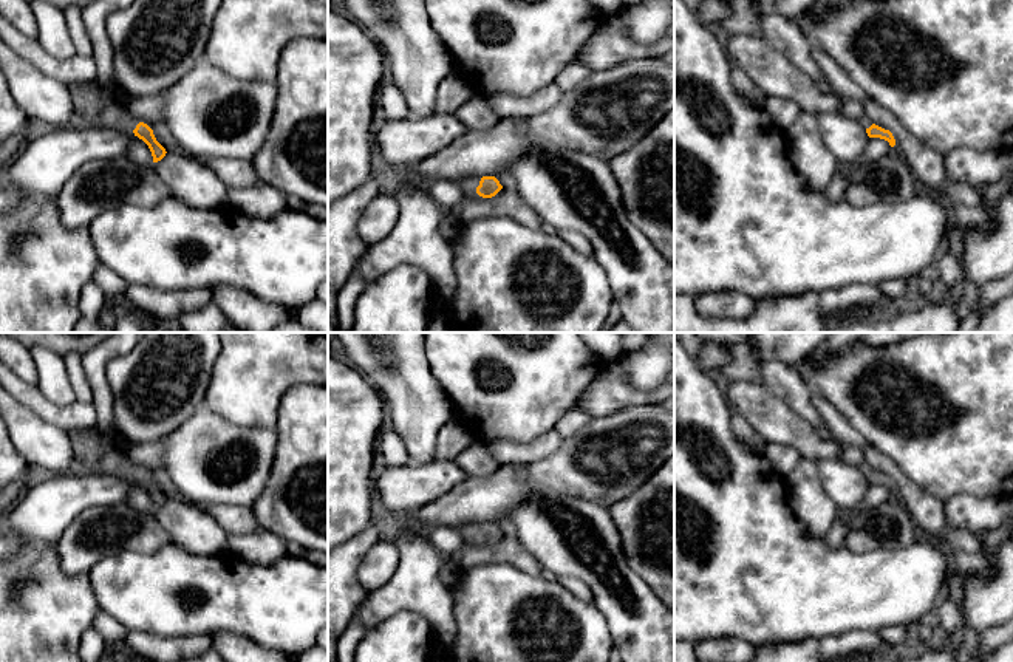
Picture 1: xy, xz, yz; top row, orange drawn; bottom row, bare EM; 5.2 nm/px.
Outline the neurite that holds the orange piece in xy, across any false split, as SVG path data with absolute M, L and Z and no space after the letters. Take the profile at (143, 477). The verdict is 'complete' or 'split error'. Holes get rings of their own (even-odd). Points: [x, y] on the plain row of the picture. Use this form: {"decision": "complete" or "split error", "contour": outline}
{"decision": "split error", "contour": "M116 442L111 447L107 447L99 458L99 467L110 475L122 476L127 479L133 479L139 486L142 486L153 503L153 509L161 507L165 503L165 495L156 487L153 476L144 470L138 469L125 455L124 445Z"}

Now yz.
{"decision": "split error", "contour": "M866 462L860 466L861 472L866 475L869 484L880 484L889 489L891 493L895 492L895 486L889 476L885 476L875 470L872 470Z"}

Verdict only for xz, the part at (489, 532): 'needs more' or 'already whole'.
needs more

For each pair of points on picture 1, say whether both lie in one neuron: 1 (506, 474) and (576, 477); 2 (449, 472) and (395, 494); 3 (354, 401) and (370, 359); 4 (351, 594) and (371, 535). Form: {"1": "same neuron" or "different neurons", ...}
{"1": "same neuron", "2": "same neuron", "3": "different neurons", "4": "same neuron"}

